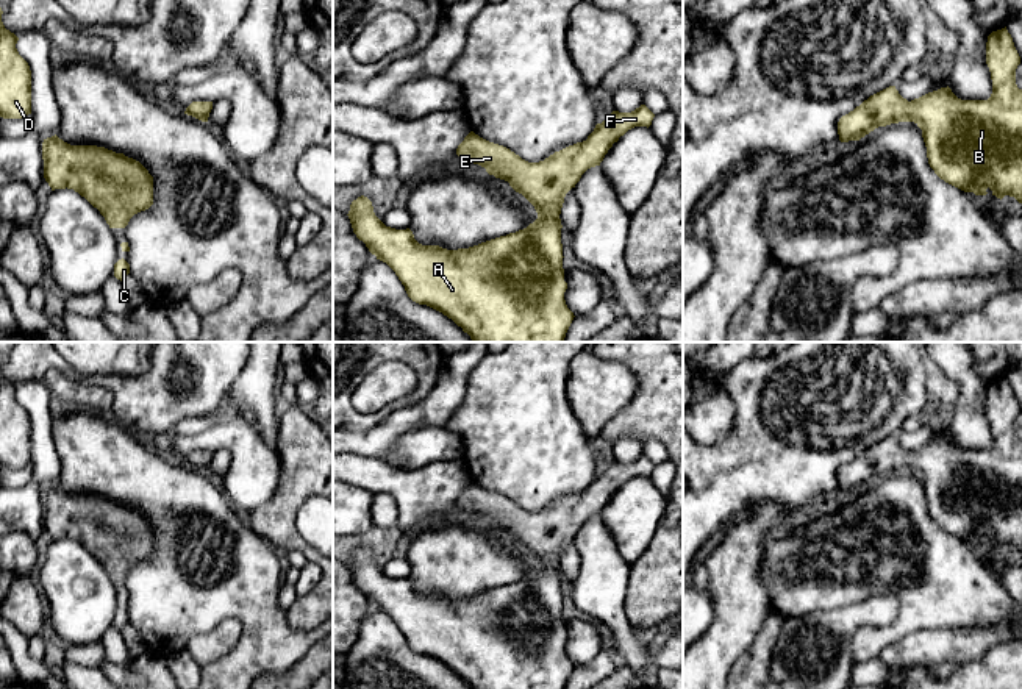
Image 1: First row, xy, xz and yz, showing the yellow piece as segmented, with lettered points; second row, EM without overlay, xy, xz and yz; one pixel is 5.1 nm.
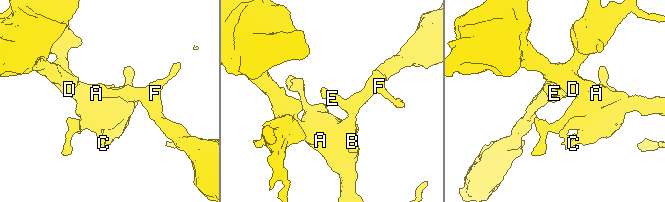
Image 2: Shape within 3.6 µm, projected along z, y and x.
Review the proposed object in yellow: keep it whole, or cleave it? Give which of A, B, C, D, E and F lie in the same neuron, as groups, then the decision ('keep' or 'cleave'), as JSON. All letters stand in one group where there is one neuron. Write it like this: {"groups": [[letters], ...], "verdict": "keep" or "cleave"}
{"groups": [["A", "B", "C", "D", "E", "F"]], "verdict": "keep"}

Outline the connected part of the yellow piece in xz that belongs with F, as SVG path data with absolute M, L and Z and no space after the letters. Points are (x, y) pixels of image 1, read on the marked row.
M645 105L631 112L613 111L595 125L586 141L555 152L539 162L528 162L509 148L470 131L458 145L456 155L484 167L489 175L508 181L534 206L538 219L524 230L469 248L447 250L419 244L409 228L386 227L364 195L352 202L347 216L356 237L377 259L395 272L408 297L452 319L473 342L563 342L575 317L564 300L567 283L559 219L564 197L588 169L600 166L620 136L634 127L649 128L653 117L655 114Z

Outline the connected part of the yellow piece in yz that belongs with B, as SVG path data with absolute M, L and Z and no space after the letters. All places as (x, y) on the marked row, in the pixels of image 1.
M1006 27L988 36L986 64L992 80L988 100L961 100L947 86L908 102L889 86L839 119L839 141L859 141L878 127L914 122L922 130L928 164L941 180L975 195L986 195L989 187L1000 200L1009 195L1022 203L1022 89L1016 84L1020 56Z

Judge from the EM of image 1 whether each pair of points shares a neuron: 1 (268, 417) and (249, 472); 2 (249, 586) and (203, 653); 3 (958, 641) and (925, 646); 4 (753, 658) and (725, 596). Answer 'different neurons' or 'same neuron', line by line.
1: different neurons
2: different neurons
3: same neuron
4: different neurons

